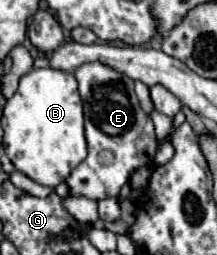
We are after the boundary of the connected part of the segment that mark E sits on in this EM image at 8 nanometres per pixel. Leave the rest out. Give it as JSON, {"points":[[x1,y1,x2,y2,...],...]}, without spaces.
{"points":[[87,62,75,68,79,94,85,108,85,136,89,156,71,172,67,184,73,196,103,200,117,196,129,182,131,174,141,166,151,166,159,150,151,118,141,110,133,80,103,62]]}

